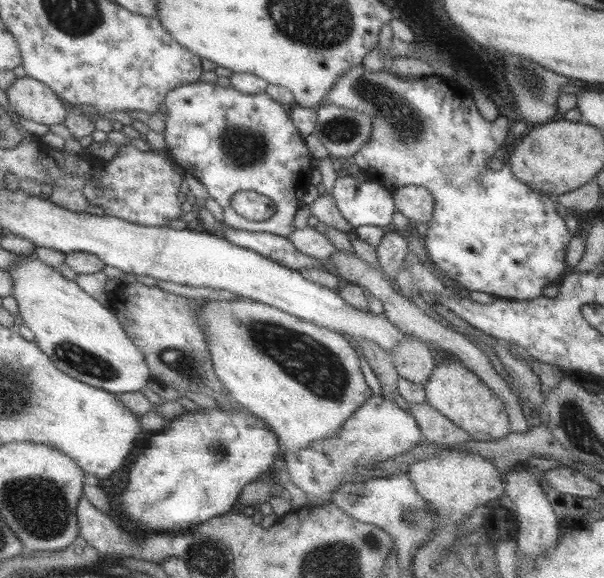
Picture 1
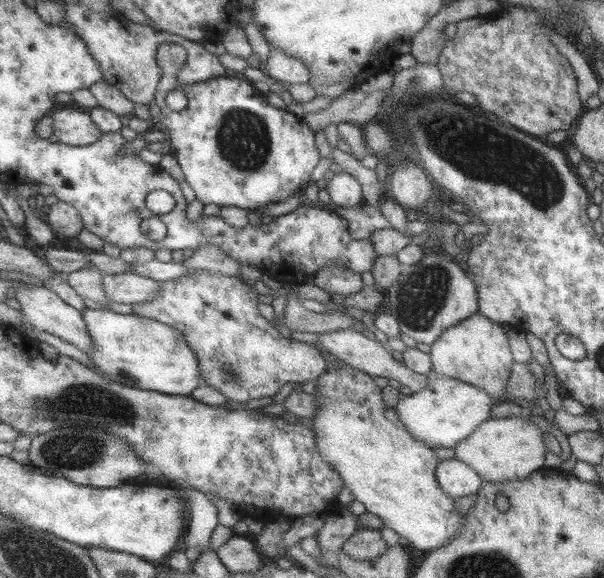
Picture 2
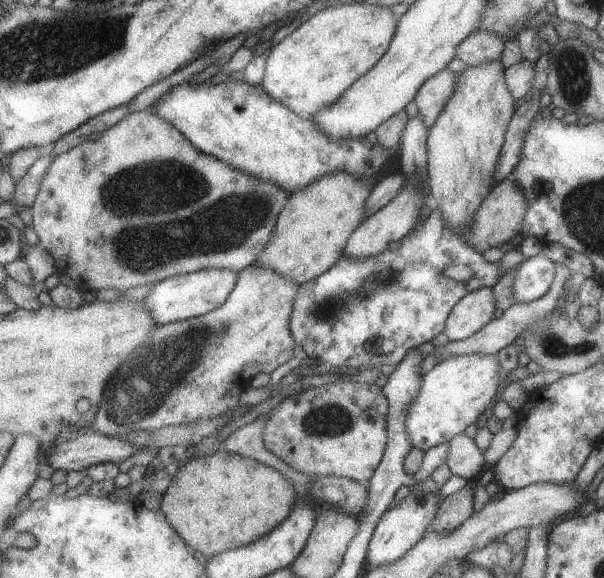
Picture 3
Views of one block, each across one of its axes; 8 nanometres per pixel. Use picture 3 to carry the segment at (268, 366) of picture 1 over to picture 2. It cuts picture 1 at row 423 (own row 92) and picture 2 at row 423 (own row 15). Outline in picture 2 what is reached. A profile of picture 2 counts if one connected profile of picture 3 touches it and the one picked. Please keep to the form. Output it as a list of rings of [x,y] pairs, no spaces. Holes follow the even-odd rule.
[[[345,362],[339,363],[337,366],[330,364],[329,368],[327,368],[326,374],[323,374],[317,380],[317,391],[323,399],[317,399],[321,410],[319,410],[319,414],[313,416],[313,419],[311,419],[311,421],[313,421],[313,428],[317,431],[319,453],[325,458],[326,462],[329,462],[335,470],[341,473],[341,476],[343,476],[344,486],[349,488],[355,499],[363,503],[368,512],[372,512],[380,517],[383,520],[384,526],[392,528],[395,532],[398,532],[417,549],[428,551],[437,550],[437,548],[451,544],[451,542],[457,538],[459,530],[463,527],[463,520],[465,520],[466,514],[455,511],[457,510],[457,502],[455,502],[455,499],[451,497],[451,495],[443,491],[443,487],[441,487],[441,483],[439,483],[437,476],[440,461],[439,458],[435,456],[435,452],[433,452],[427,444],[423,443],[423,441],[415,439],[407,428],[404,430],[401,427],[399,428],[397,424],[385,416],[385,409],[389,408],[389,406],[387,406],[387,402],[385,401],[383,390],[384,385],[381,380],[379,382],[375,382],[375,378],[366,374],[366,372],[359,370],[359,368],[347,365]]]

